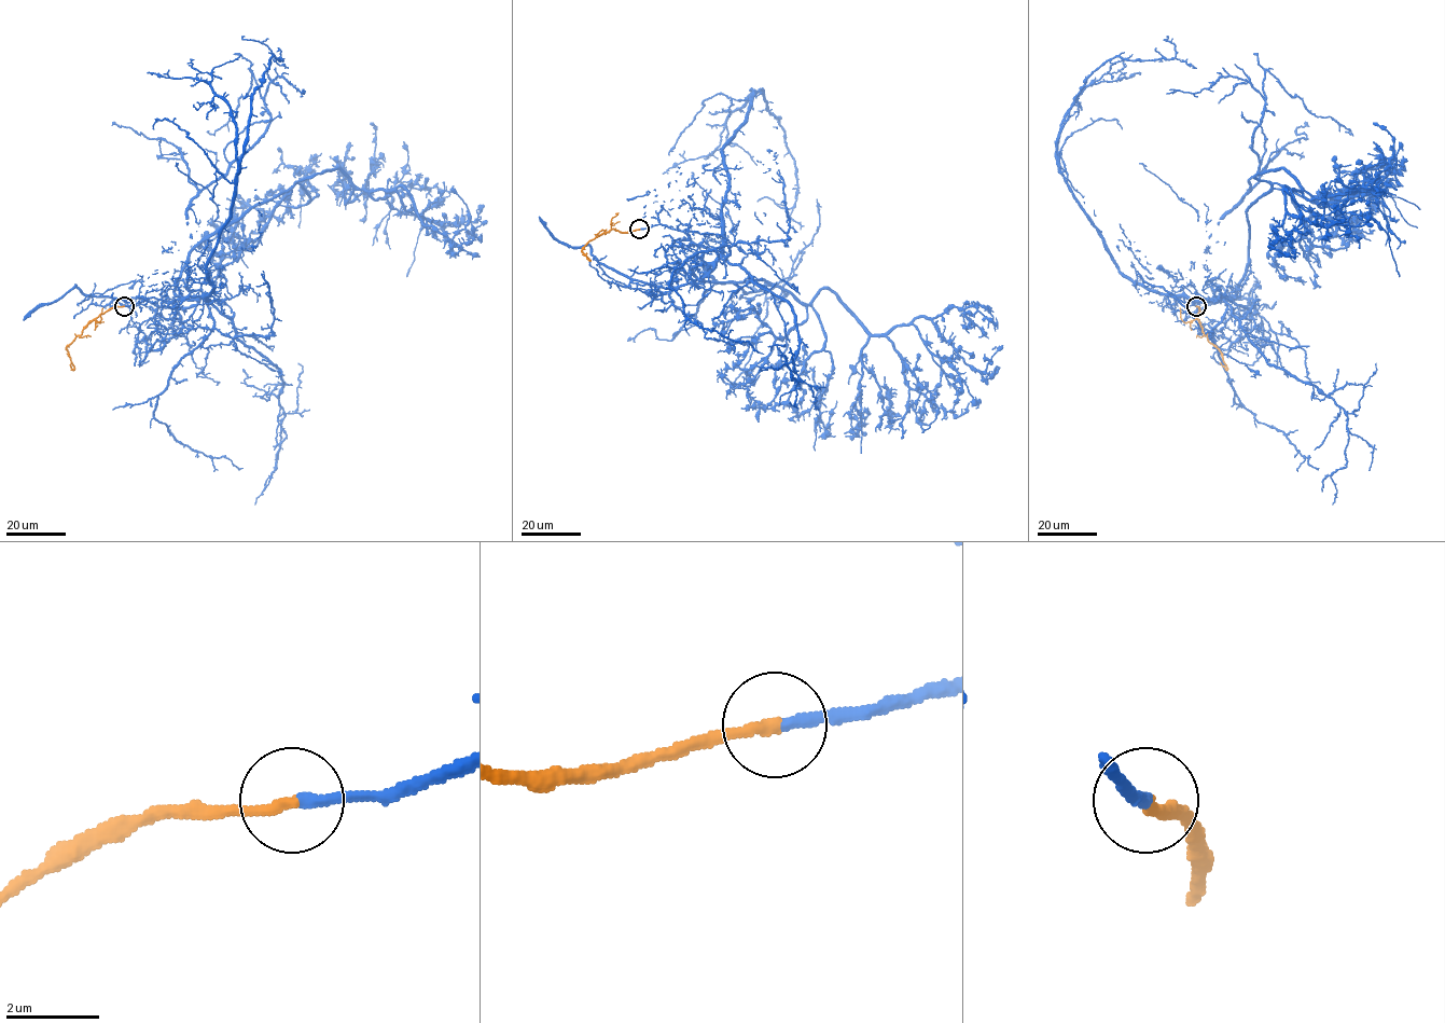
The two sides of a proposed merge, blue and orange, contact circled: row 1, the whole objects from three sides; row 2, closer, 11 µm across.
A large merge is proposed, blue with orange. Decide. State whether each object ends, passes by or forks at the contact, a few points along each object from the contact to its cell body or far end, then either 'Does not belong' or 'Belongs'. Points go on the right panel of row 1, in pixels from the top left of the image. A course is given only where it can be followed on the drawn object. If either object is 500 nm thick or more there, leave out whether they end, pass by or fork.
At the ring blue ends. At the ring orange ends. Course of blue: (1196, 306), (1236, 293), (1270, 187), (1255, 177), (1301, 187), (1278, 238), (1300, 221), (1283, 189). Course of orange: (1196, 306), (1199, 308), (1196, 318), (1204, 334), (1221, 353), (1226, 369), (1220, 363). Belongs

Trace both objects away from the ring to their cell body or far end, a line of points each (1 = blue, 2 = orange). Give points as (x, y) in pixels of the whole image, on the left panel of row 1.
1: (124, 306), (197, 299), (175, 293), (188, 254), (322, 171), (402, 187), (449, 238), (468, 221), (452, 189)
2: (123, 306), (109, 308), (94, 318), (66, 348), (71, 363)

